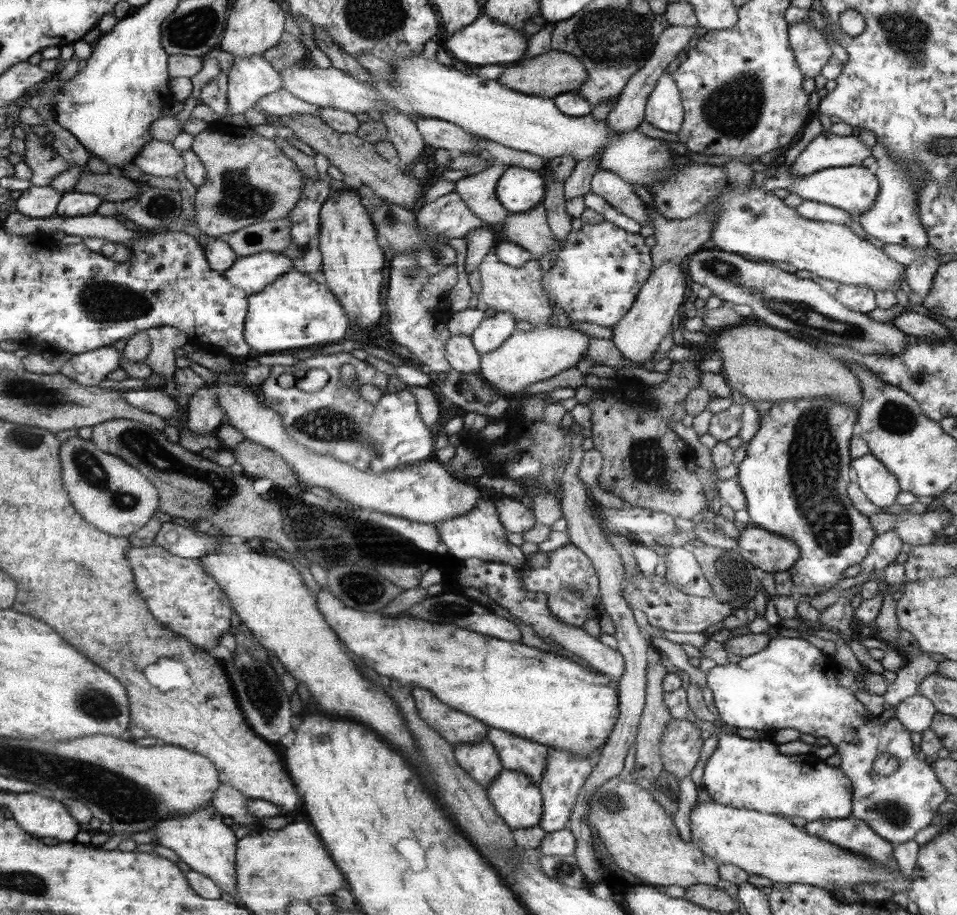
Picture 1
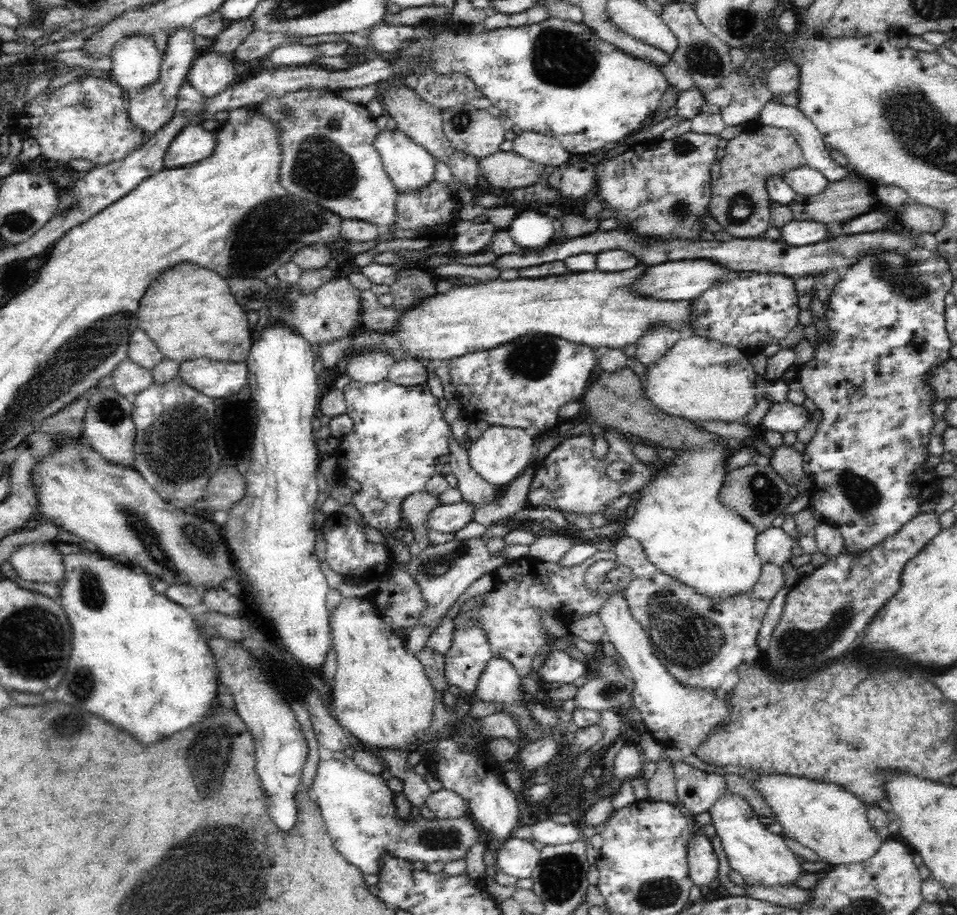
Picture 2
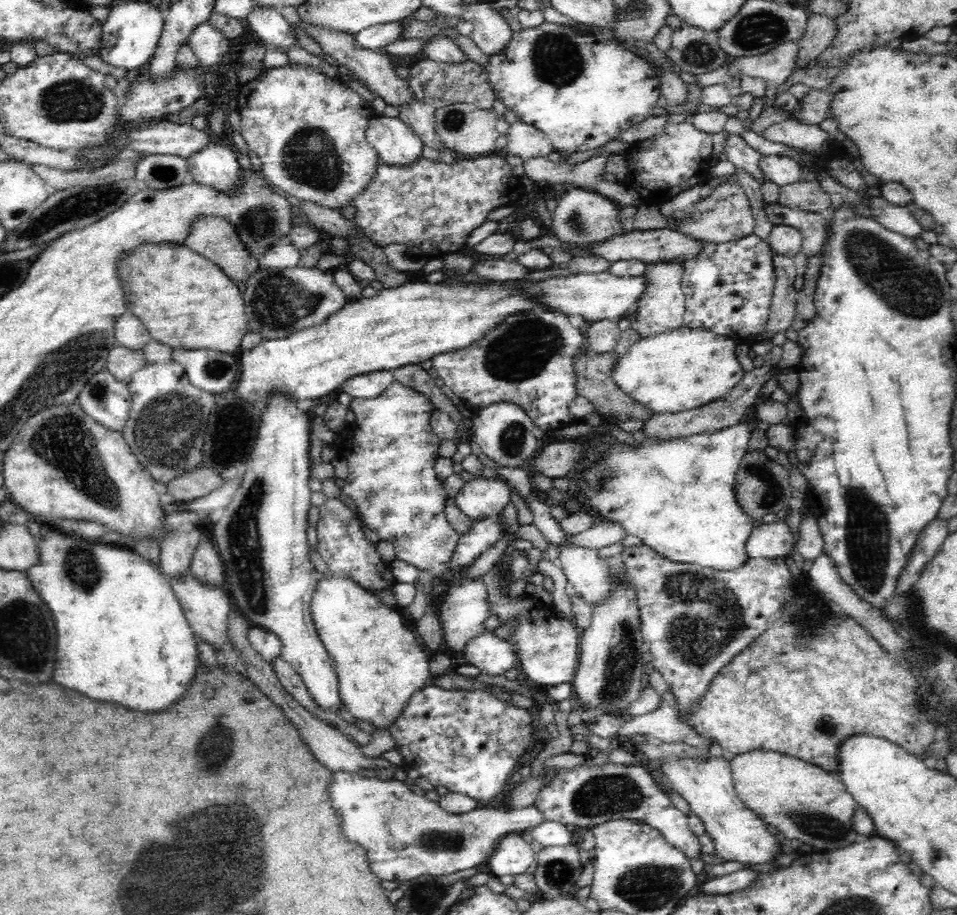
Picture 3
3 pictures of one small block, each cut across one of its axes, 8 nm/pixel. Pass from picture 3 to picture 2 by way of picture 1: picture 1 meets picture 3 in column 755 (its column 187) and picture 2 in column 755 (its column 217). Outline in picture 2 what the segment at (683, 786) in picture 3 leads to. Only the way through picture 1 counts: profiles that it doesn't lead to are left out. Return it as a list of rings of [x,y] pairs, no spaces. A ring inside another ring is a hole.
[[[726,792],[709,808],[712,826],[720,837],[731,870],[736,870],[750,885],[794,886],[796,879],[805,872],[799,858],[784,842],[783,834],[773,834],[760,822],[760,816],[740,795]]]

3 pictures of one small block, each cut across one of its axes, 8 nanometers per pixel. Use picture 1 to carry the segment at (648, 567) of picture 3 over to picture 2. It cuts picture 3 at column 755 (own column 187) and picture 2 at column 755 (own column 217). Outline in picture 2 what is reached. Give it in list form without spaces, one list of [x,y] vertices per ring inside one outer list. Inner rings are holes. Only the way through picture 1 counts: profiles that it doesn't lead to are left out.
[[[621,537],[615,545],[617,562],[631,568],[631,581],[623,593],[632,616],[650,637],[656,658],[666,667],[667,672],[675,678],[675,682],[689,688],[703,688],[714,691],[722,686],[724,678],[739,664],[744,662],[744,652],[754,646],[758,640],[759,630],[766,617],[770,602],[784,587],[784,569],[782,565],[762,563],[758,580],[748,592],[736,596],[714,598],[697,592],[694,587],[678,581],[676,577],[666,575],[656,565],[650,563],[643,546],[636,539]]]

